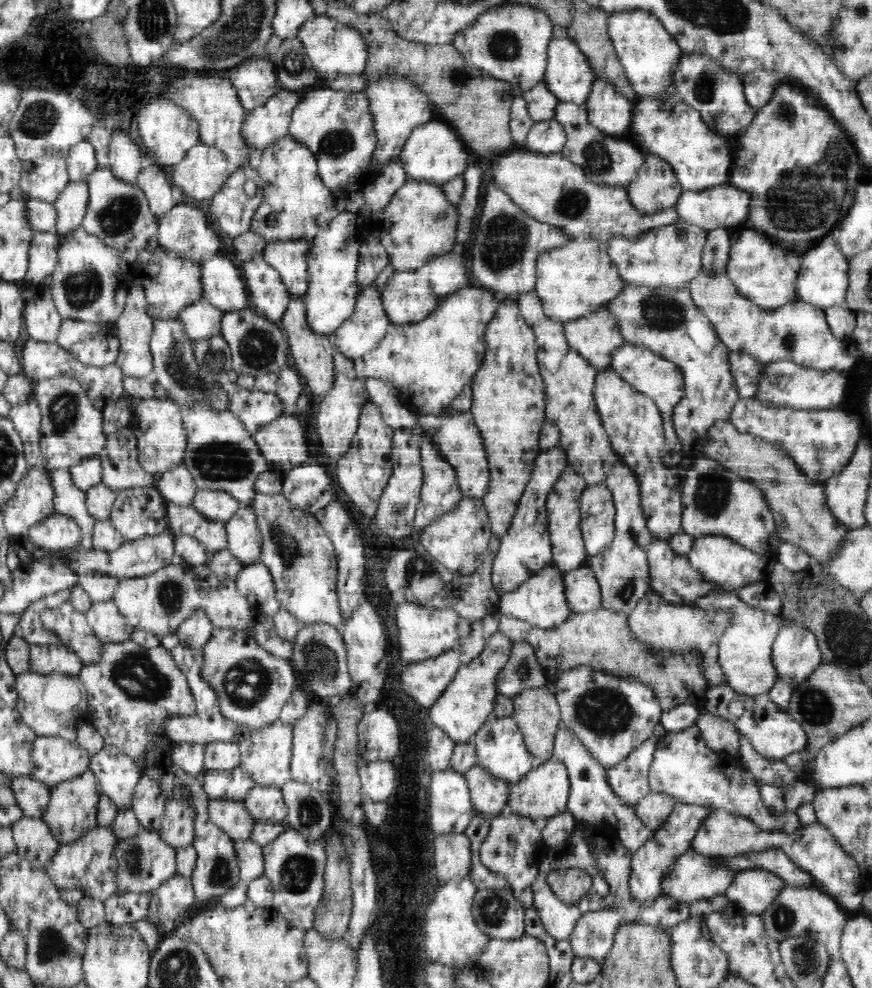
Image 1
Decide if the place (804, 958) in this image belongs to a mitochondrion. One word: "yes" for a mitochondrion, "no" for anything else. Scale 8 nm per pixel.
yes

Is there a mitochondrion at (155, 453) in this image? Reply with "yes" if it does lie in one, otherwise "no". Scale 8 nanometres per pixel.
no

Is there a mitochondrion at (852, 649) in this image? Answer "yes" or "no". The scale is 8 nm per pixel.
yes

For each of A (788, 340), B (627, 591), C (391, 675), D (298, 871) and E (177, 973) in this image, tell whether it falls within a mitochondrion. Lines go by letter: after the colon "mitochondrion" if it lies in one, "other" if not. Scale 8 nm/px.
A: mitochondrion
B: mitochondrion
C: other
D: mitochondrion
E: mitochondrion

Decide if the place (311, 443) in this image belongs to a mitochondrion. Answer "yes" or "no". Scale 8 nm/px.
no

